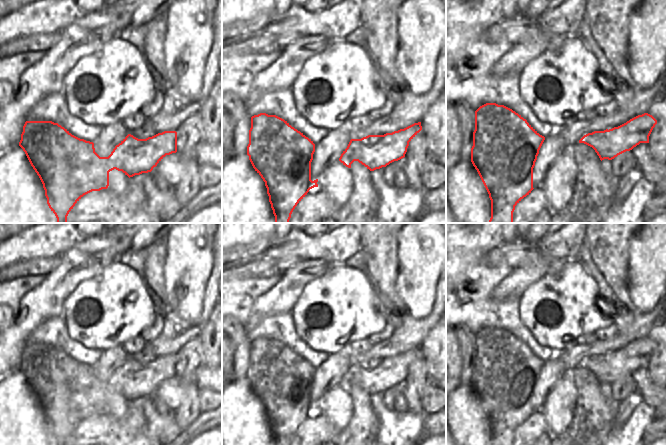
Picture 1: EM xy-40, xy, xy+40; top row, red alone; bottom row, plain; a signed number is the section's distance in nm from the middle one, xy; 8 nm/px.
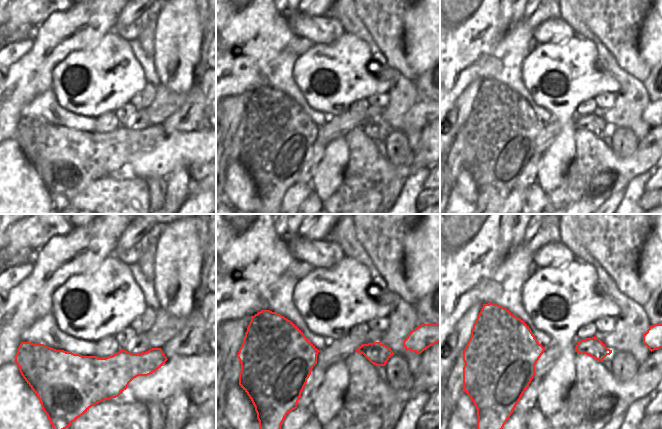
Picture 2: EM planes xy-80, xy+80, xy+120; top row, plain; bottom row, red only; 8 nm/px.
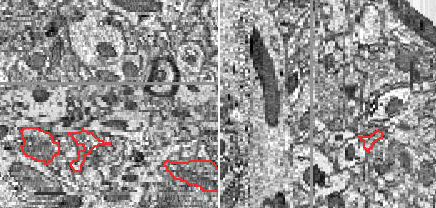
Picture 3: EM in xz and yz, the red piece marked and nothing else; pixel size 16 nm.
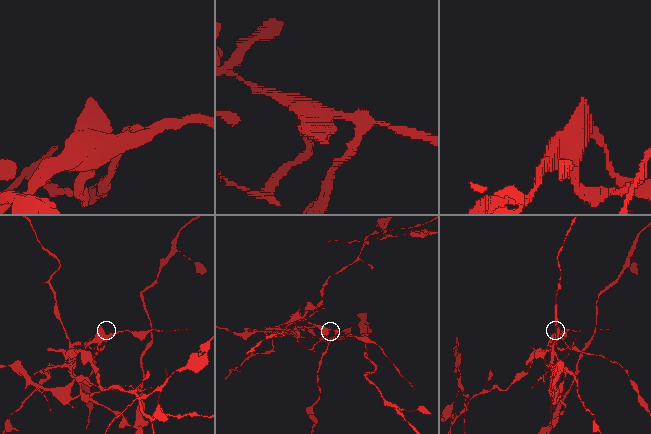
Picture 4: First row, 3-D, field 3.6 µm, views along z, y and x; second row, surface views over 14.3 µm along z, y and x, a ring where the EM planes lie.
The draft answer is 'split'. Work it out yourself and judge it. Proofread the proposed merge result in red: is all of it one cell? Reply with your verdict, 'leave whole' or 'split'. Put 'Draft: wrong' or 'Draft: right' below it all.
split
Draft: right

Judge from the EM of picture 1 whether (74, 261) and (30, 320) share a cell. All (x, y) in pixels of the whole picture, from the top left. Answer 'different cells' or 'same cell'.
same cell

